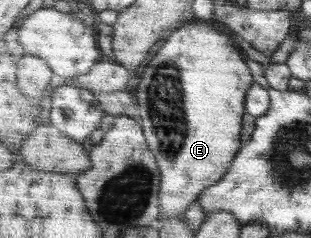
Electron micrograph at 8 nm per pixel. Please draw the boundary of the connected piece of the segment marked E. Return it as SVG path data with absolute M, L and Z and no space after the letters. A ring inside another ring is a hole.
M195 21L169 34L168 38L152 54L153 62L145 70L139 86L138 104L141 106L141 122L149 132L149 144L157 152L162 178L160 194L161 222L173 217L183 217L191 204L209 187L217 185L231 170L234 160L244 146L243 127L245 110L248 109L249 91L252 90L253 74L245 56L239 52L235 40L217 30L209 22Z

